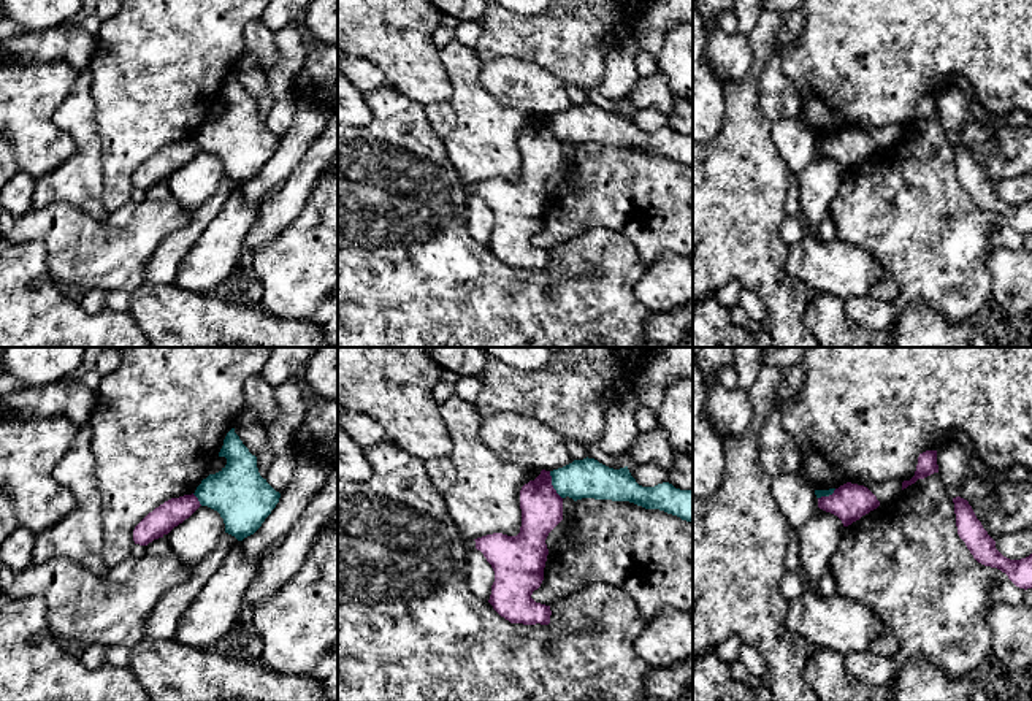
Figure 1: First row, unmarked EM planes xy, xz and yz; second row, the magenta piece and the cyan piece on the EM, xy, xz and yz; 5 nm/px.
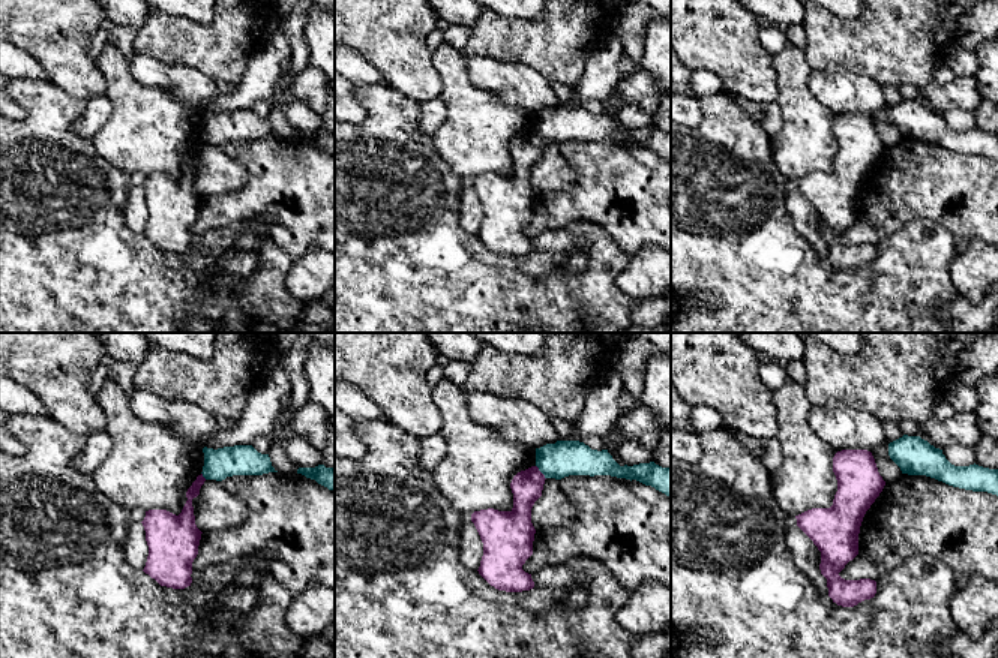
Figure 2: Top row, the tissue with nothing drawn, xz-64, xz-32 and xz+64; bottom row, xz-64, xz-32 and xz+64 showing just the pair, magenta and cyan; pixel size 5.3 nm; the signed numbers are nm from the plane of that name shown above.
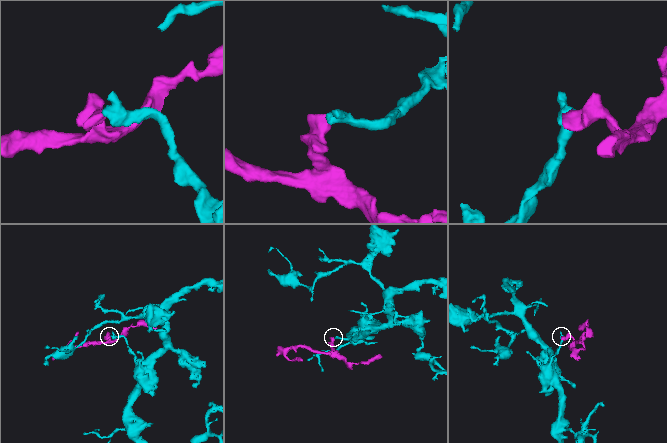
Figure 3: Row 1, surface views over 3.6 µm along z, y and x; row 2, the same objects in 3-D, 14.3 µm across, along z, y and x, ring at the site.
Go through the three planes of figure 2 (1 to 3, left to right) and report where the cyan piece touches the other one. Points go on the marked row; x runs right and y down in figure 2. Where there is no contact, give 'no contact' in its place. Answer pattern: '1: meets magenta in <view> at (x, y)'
1: meets magenta in xz-64 at (201, 475)
2: meets magenta in xz-32 at (541, 472)
3: no contact

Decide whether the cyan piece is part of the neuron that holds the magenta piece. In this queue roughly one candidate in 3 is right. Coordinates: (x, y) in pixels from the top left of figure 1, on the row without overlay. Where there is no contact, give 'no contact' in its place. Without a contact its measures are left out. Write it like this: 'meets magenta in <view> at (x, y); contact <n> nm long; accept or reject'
meets magenta in xz at (552, 130); contact 160 nm long; reject

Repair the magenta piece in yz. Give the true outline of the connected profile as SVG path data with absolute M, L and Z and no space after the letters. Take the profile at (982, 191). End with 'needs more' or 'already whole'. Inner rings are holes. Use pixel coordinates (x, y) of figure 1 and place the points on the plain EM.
M953 143L959 182L965 187L973 203L997 213L1019 233L1032 233L1032 198L1021 205L1010 205L996 193L996 186L983 173L967 144Z; already whole

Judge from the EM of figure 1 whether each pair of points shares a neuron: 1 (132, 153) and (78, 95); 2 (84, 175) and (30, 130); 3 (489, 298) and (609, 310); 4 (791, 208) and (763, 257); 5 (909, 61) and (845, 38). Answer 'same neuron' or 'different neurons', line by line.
1: different neurons
2: different neurons
3: same neuron
4: different neurons
5: same neuron

